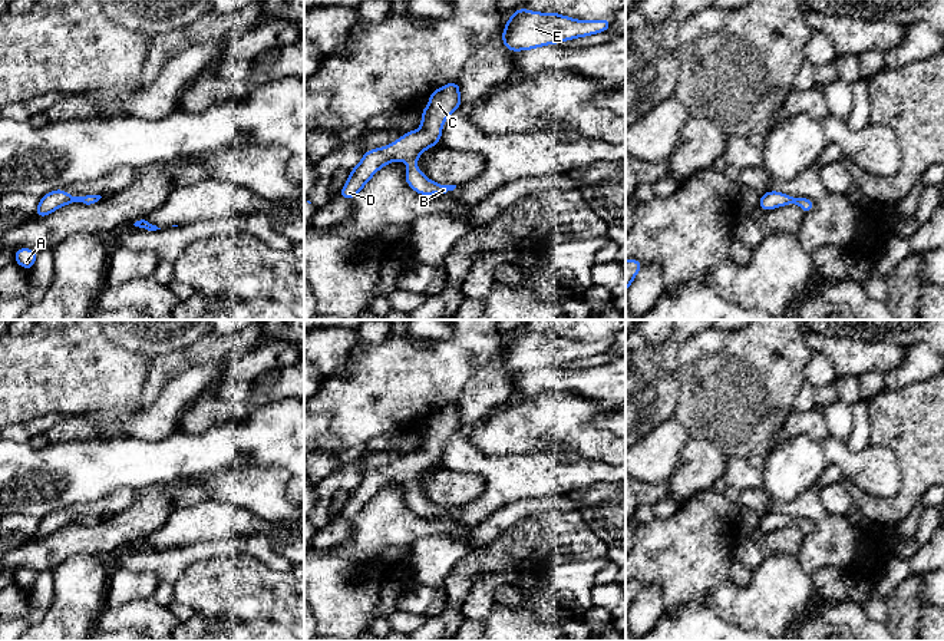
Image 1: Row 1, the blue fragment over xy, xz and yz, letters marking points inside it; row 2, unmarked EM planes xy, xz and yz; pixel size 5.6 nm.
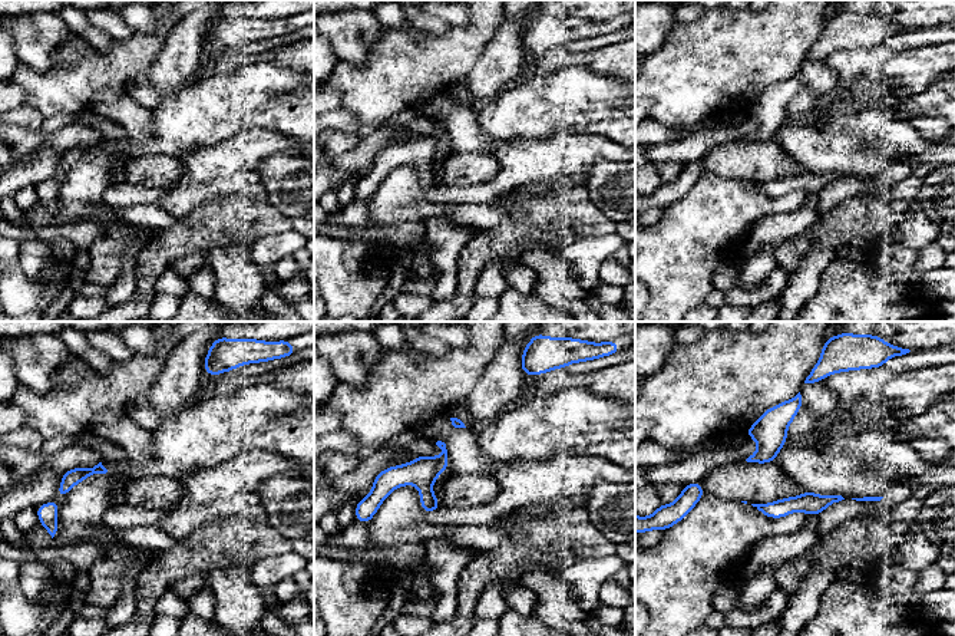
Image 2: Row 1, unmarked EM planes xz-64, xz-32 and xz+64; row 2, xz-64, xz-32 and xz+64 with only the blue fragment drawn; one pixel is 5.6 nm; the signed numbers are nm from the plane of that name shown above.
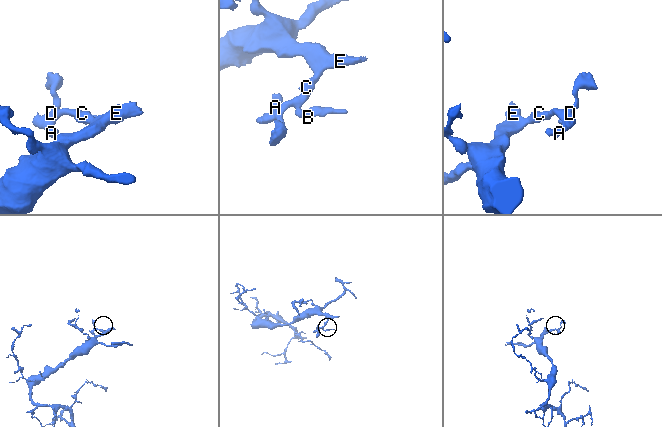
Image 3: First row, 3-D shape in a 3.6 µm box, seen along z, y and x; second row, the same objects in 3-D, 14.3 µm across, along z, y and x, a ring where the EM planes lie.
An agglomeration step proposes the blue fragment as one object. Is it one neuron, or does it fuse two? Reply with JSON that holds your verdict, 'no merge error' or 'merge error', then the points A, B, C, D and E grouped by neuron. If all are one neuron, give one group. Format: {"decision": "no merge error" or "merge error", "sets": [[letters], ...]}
{"decision": "no merge error", "sets": [["A", "B", "C", "D", "E"]]}

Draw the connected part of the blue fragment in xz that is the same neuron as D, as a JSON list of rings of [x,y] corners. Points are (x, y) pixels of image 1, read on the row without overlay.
[[[458,403],[436,410],[429,416],[429,426],[420,433],[422,447],[417,452],[405,453],[393,465],[364,473],[360,485],[350,490],[339,519],[351,522],[380,489],[395,482],[407,485],[406,505],[419,516],[453,512],[456,506],[440,506],[425,498],[416,488],[416,482],[426,470],[440,463],[446,439],[462,429],[459,410]]]

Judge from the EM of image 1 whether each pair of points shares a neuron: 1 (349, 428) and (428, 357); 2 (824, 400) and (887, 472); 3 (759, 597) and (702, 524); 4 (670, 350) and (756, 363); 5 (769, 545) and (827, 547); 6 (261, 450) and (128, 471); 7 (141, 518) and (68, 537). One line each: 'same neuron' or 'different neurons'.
1: same neuron
2: different neurons
3: same neuron
4: different neurons
5: different neurons
6: same neuron
7: same neuron

